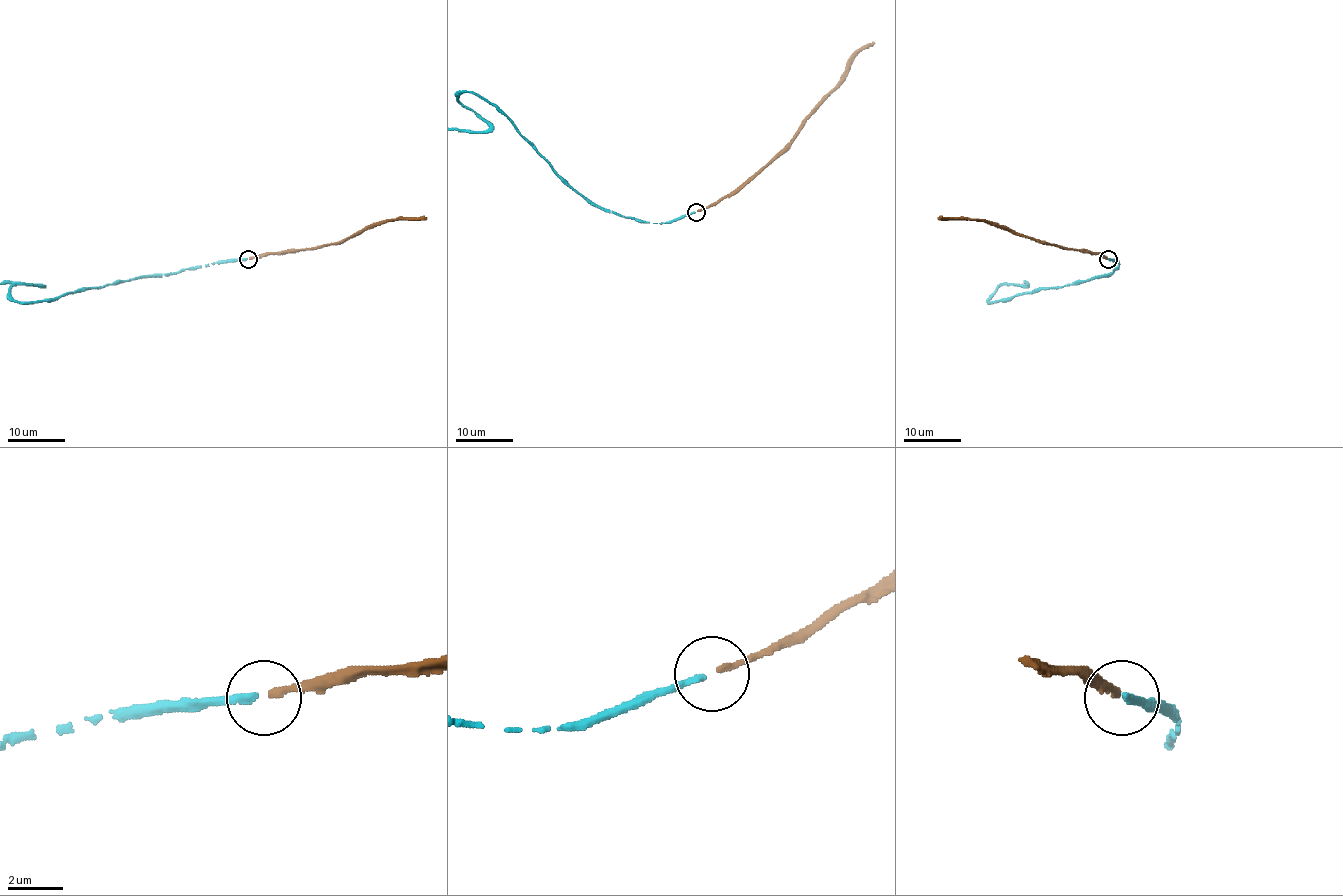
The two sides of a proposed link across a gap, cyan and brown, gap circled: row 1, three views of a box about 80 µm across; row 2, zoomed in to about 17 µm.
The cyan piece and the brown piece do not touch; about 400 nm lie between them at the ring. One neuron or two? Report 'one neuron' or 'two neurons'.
one neuron

